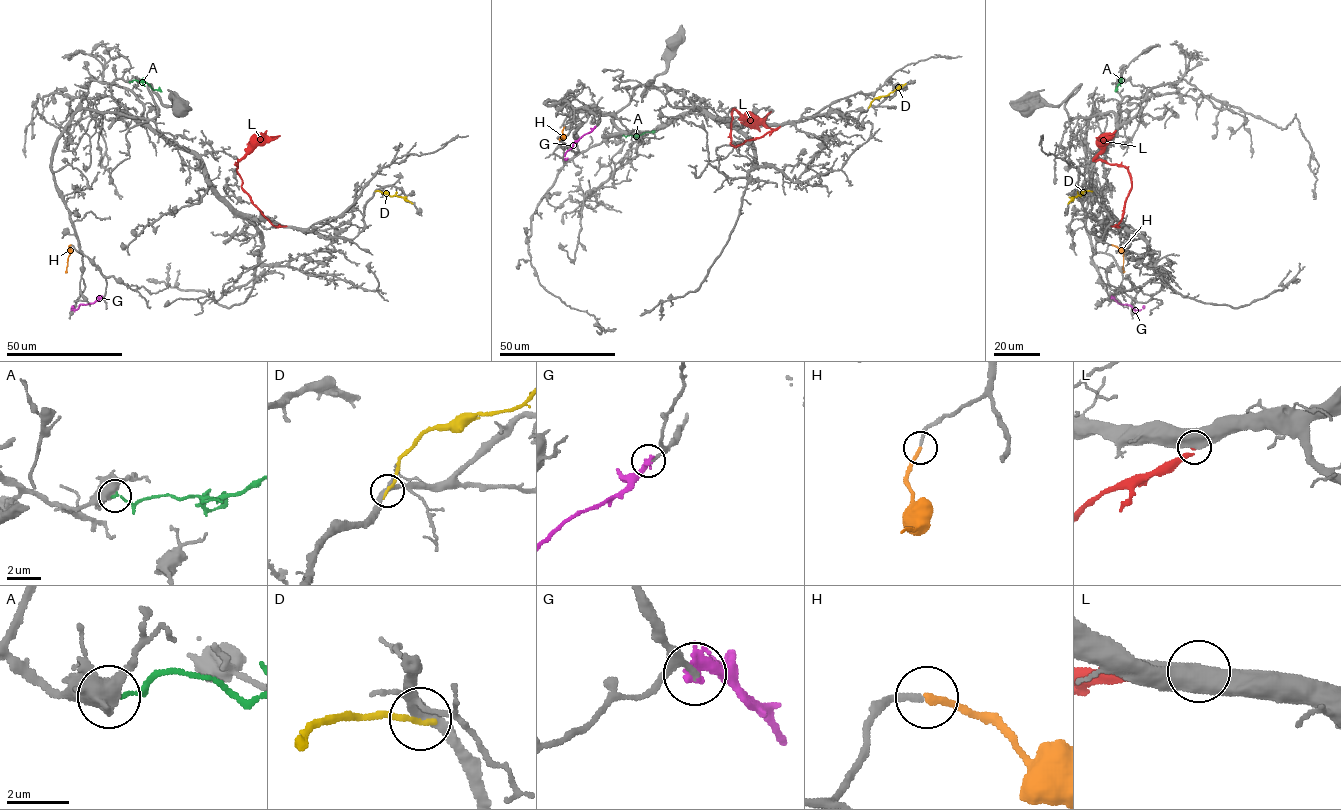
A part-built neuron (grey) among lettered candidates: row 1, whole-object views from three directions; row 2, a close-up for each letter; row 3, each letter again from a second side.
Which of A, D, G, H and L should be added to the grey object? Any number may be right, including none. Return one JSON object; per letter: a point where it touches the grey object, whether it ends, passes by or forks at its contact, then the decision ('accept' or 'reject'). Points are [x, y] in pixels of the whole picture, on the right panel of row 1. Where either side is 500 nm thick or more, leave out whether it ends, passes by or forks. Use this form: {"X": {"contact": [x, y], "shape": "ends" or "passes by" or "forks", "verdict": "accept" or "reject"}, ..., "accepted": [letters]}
{"A": {"contact": [1119, 82], "shape": "ends", "verdict": "reject"}, "D": {"contact": [1091, 191], "shape": "ends", "verdict": "reject"}, "G": {"contact": [1111, 298], "shape": "ends", "verdict": "reject"}, "H": {"contact": [1112, 245], "shape": "ends", "verdict": "accept"}, "L": {"contact": [1111, 226], "verdict": "reject"}, "accepted": ["H"]}

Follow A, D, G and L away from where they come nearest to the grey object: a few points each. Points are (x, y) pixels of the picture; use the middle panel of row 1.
A: (623, 135), (639, 135), (655, 130)
D: (869, 107), (875, 98), (887, 96), (906, 84)
G: (595, 127), (573, 144), (565, 155), (567, 158)
L: (779, 126), (736, 146), (730, 143), (733, 109), (746, 120), (773, 129)

